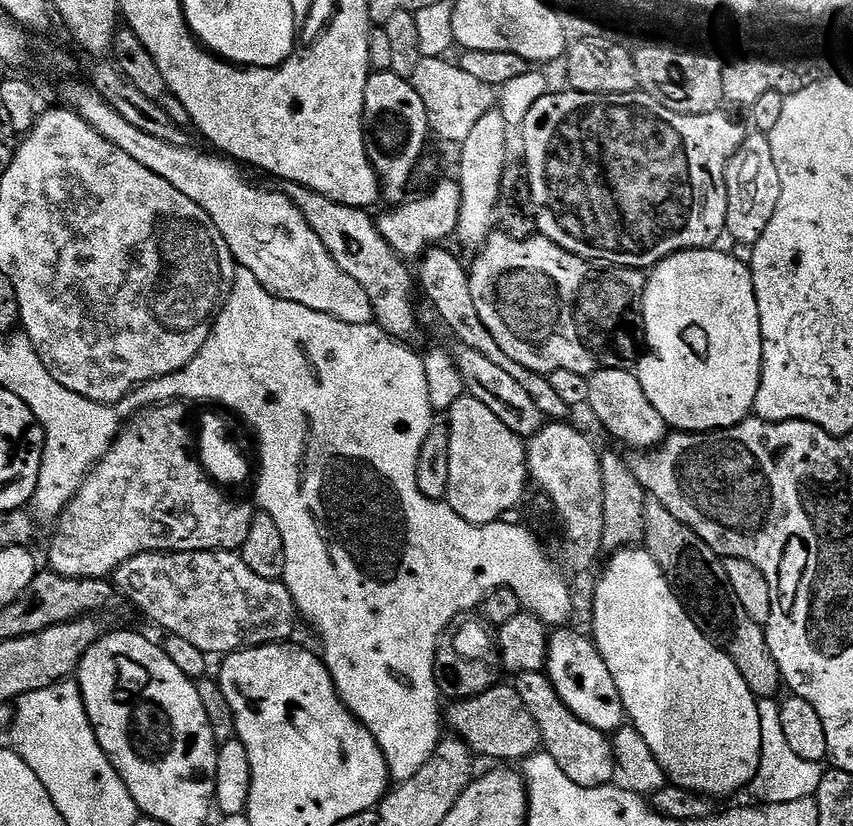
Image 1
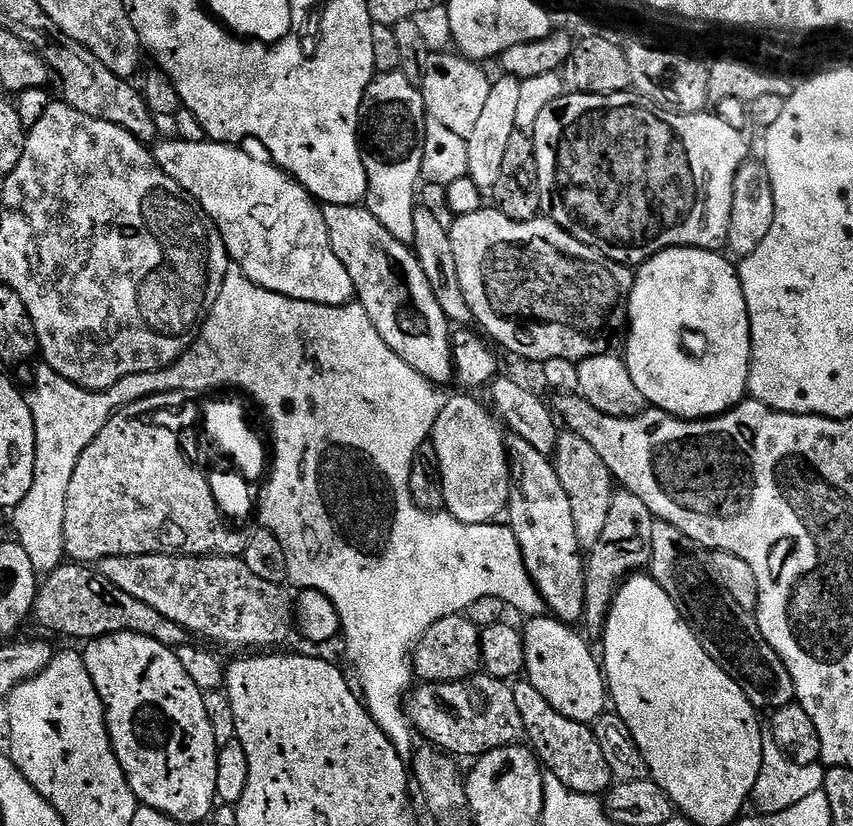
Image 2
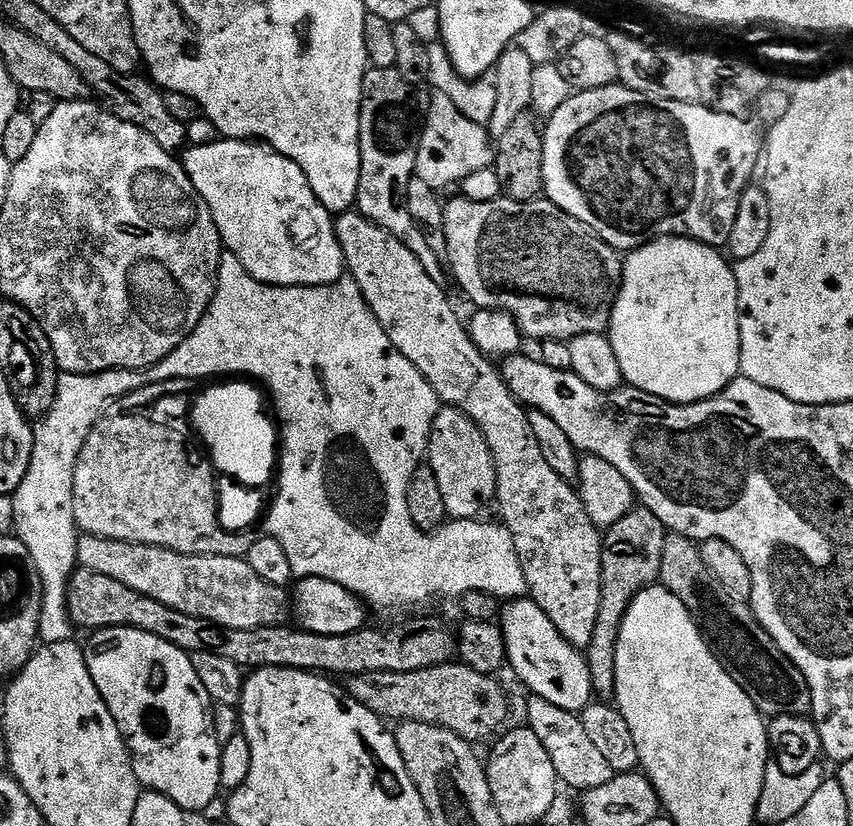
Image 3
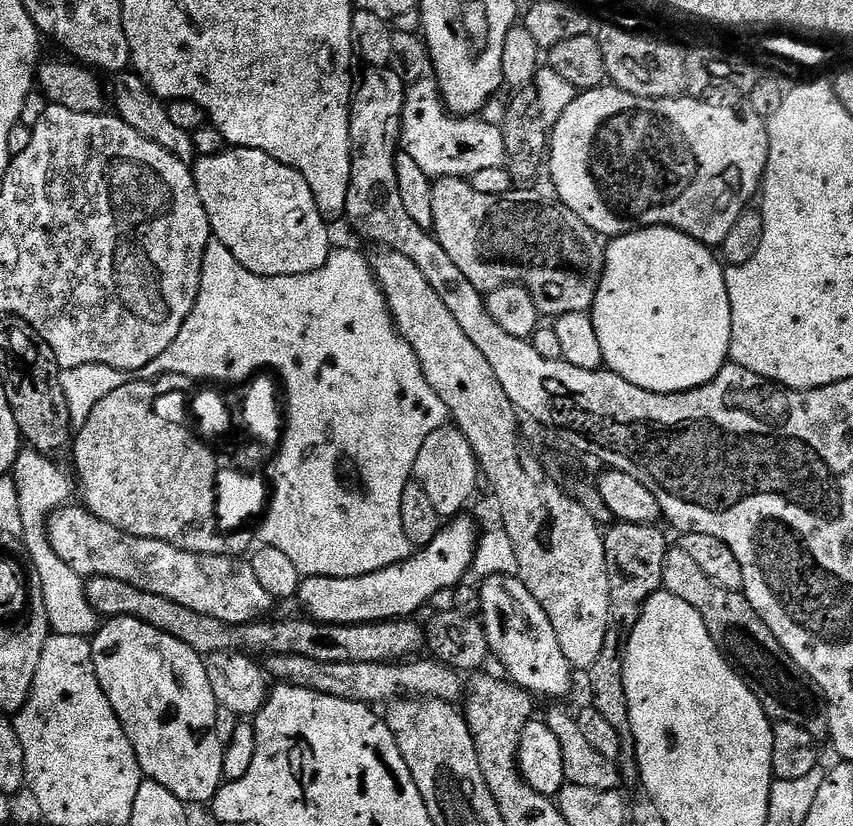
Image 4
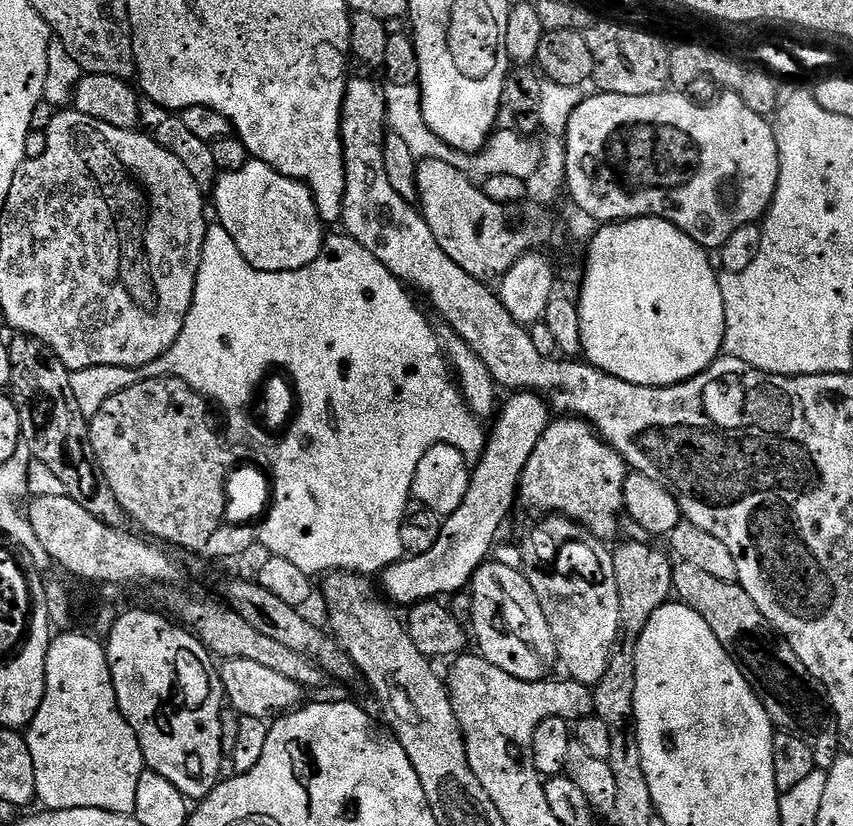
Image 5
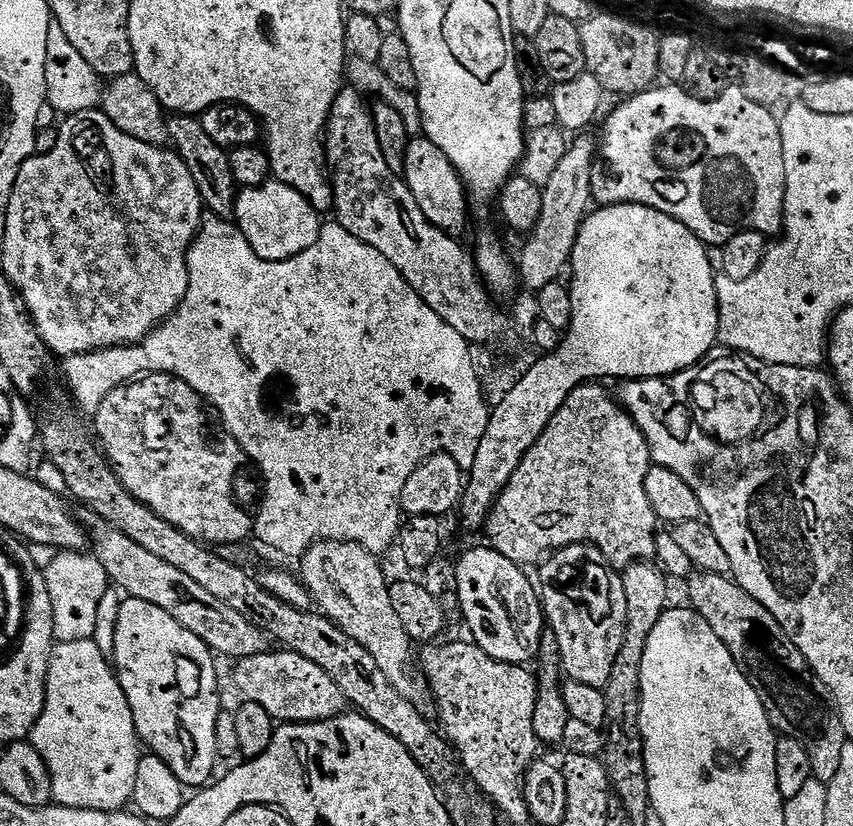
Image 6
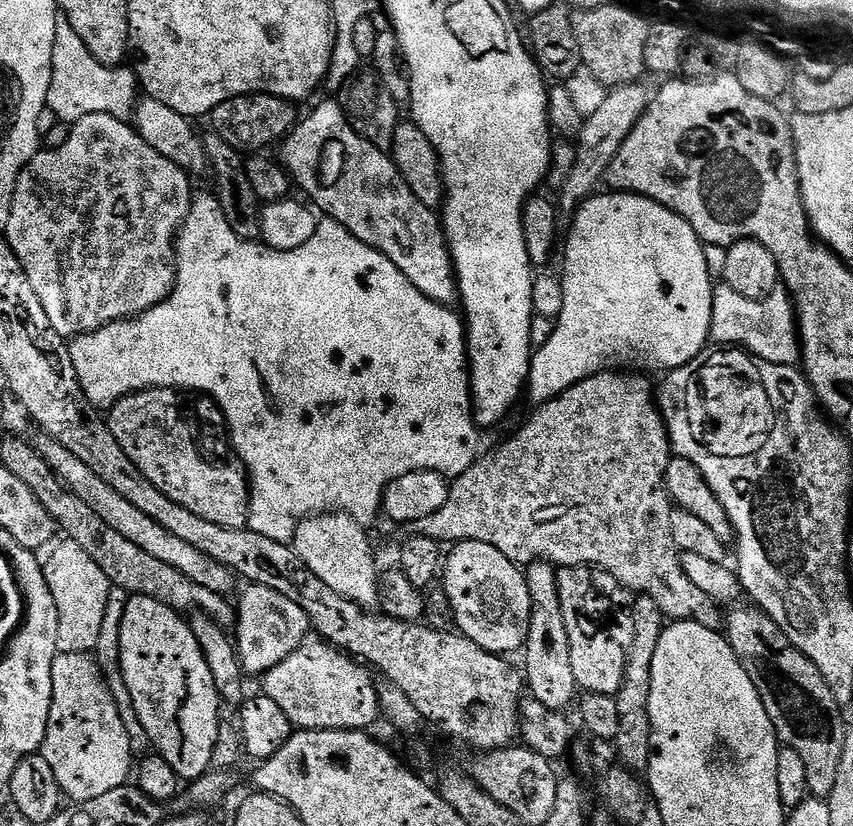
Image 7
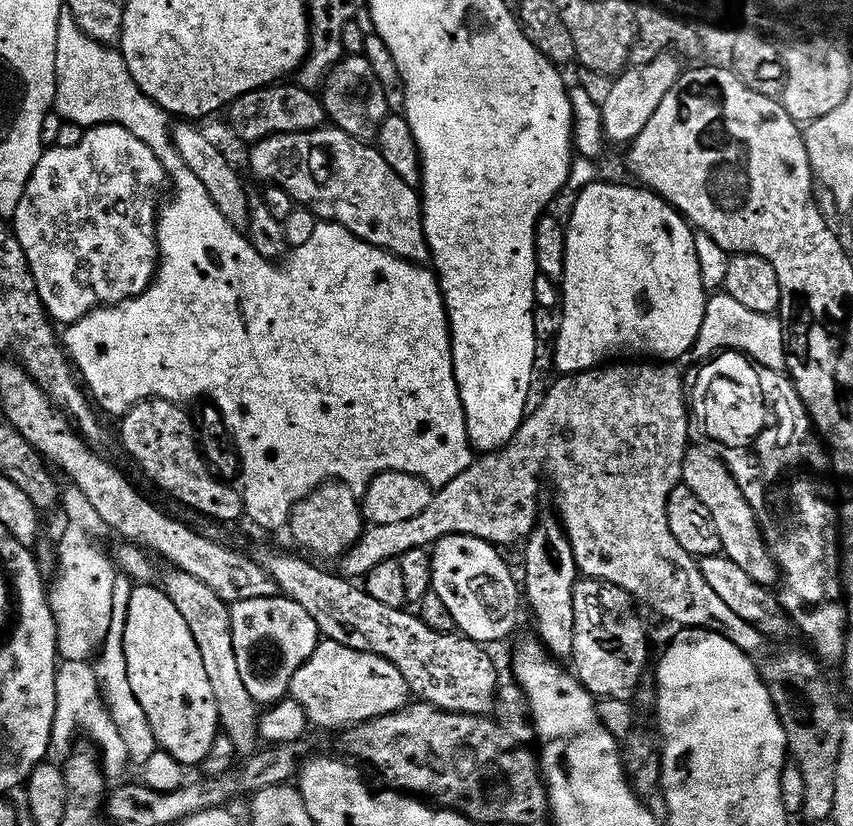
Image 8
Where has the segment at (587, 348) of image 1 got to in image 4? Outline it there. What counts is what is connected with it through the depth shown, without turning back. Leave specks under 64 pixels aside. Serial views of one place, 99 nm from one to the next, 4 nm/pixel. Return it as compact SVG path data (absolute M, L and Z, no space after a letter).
M442 178L435 181L432 186L434 194L434 226L432 232L436 237L436 241L442 246L442 250L446 250L446 254L450 254L450 262L454 262L454 266L458 266L458 270L462 270L462 274L466 274L466 278L470 278L470 282L479 292L485 294L506 288L509 286L519 285L521 288L528 289L535 302L537 310L541 317L555 318L566 314L567 312L588 312L592 304L596 300L598 294L598 286L600 279L604 273L604 249L601 237L597 236L594 230L590 230L590 226L586 226L586 222L582 222L582 218L578 218L578 214L574 214L574 210L570 210L565 204L560 203L559 199L552 200L520 200L517 204L511 204L511 199L491 196L490 194L478 194L478 190L474 190L474 186L467 180L459 180L458 178Z

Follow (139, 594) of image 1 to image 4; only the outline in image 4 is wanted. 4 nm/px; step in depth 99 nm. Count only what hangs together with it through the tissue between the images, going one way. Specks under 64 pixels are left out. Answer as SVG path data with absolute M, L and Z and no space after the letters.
M65 506L52 517L49 525L49 536L52 539L52 544L55 546L56 553L62 558L62 562L66 562L66 566L70 566L70 570L74 570L80 576L85 578L94 576L118 578L118 582L130 582L130 586L138 586L138 590L146 590L146 594L158 594L162 598L170 598L170 602L178 602L178 606L187 606L189 610L198 610L198 614L206 614L210 618L218 618L222 622L230 622L231 624L251 624L253 620L267 617L269 615L268 611L274 607L272 596L266 594L265 588L259 584L258 577L254 575L252 565L247 559L233 558L231 556L207 556L206 554L198 554L197 552L187 552L178 546L170 546L170 542L126 534L122 530L110 526L110 522L102 522L102 518L98 518L93 512L89 512L87 508L83 506L72 507Z

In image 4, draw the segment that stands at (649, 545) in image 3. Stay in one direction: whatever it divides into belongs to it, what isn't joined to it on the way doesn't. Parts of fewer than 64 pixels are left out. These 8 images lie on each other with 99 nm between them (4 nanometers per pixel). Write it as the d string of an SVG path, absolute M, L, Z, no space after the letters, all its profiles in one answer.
M616 522L604 532L604 549L606 550L606 570L610 578L610 622L606 630L606 642L602 642L602 654L598 654L598 662L594 662L592 668L587 669L586 676L588 676L588 688L592 691L592 700L590 700L591 707L598 710L598 714L602 714L602 718L606 718L606 722L610 722L610 726L614 726L614 730L618 730L620 735L620 759L619 763L622 765L622 772L625 777L637 775L638 769L636 767L636 743L634 742L634 734L630 726L630 710L626 702L626 686L624 685L624 655L626 654L626 646L630 642L630 634L634 630L634 626L638 626L638 618L642 614L642 610L646 606L646 602L656 592L661 591L664 586L664 579L662 578L662 570L666 566L666 554L670 547L670 541L659 532L659 527L650 524L622 524Z

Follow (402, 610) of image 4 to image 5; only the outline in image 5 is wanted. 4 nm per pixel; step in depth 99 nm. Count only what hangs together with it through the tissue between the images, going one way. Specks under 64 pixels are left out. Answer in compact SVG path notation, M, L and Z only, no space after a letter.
M516 390L509 396L512 397L505 404L503 401L495 417L496 425L490 428L482 458L471 469L466 498L441 523L438 542L426 554L408 556L384 569L382 592L393 605L411 606L420 600L448 598L454 592L463 592L471 585L472 576L493 555L496 535L512 507L517 507L520 475L550 423L550 405L545 397L531 390Z

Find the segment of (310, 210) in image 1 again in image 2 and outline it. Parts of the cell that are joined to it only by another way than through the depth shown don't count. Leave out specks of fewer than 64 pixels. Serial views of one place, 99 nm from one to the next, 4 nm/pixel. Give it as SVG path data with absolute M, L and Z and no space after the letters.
M351 204L350 206L323 205L322 211L326 218L326 230L330 234L330 242L334 246L334 254L338 254L338 262L346 266L346 274L356 287L355 299L370 314L370 322L382 334L382 342L402 358L418 374L422 374L433 385L448 384L454 380L454 361L452 358L453 325L446 318L440 305L440 299L434 294L430 282L426 278L426 270L418 262L415 251L409 245L402 243L366 206Z

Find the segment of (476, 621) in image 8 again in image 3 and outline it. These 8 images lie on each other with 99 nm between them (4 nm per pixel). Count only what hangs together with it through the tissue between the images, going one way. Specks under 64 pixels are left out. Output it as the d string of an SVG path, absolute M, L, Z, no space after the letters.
M531 598L510 600L503 605L498 623L506 642L507 663L533 696L546 698L562 710L581 713L593 703L594 693L585 653L570 646L550 622L550 618Z

